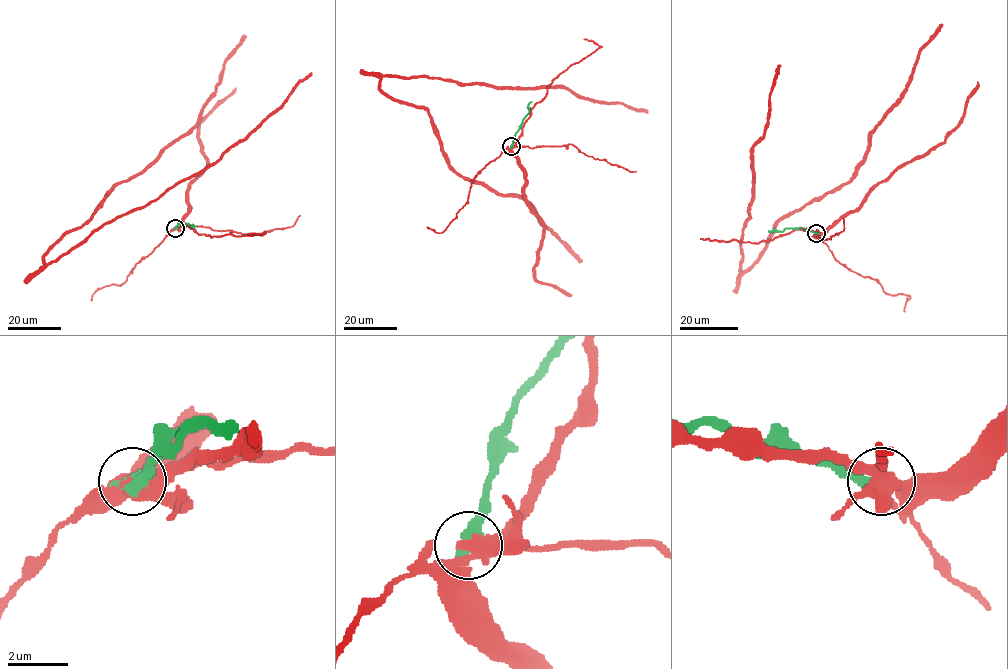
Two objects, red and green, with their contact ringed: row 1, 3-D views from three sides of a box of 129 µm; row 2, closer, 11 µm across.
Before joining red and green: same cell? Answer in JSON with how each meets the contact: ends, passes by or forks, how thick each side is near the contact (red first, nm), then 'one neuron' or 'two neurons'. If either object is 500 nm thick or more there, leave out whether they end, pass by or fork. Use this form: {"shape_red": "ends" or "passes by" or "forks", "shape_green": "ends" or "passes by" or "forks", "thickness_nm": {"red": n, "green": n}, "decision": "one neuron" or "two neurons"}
{"thickness_nm": {"red": 400, "green": 500}, "decision": "two neurons"}

